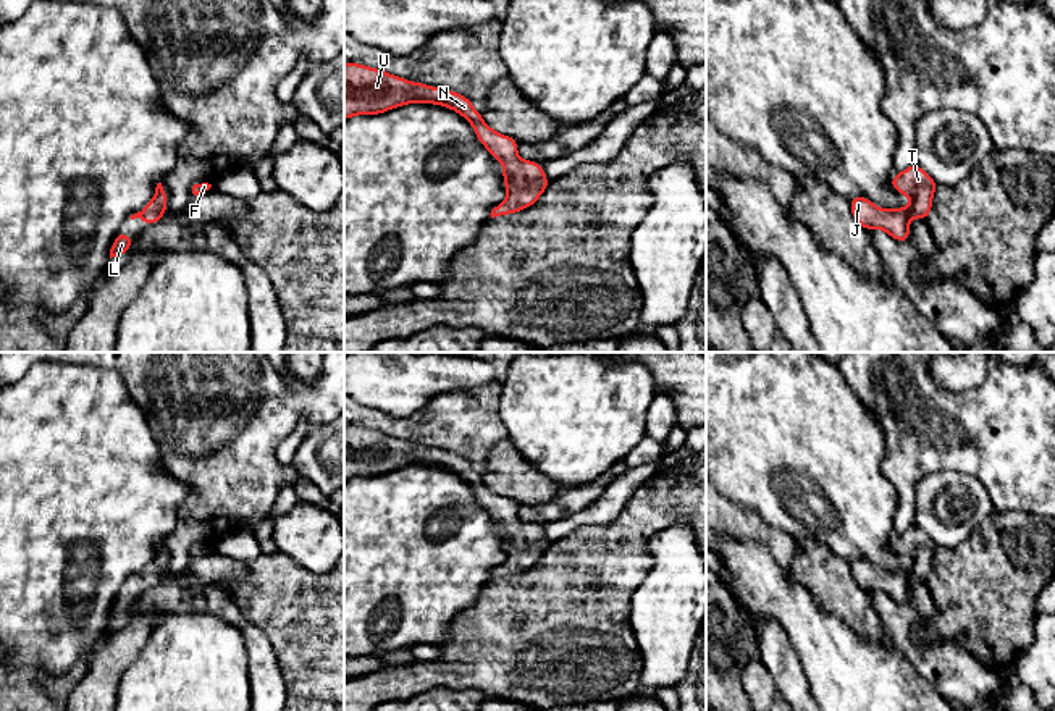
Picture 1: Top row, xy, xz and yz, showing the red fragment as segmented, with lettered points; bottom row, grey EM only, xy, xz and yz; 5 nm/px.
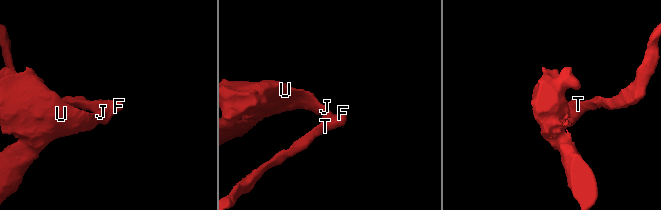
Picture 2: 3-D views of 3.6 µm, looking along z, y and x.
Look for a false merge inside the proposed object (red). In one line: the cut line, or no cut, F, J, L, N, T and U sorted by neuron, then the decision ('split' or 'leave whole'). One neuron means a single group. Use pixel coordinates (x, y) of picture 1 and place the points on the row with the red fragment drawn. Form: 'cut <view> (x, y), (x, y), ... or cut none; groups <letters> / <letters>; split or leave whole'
cut none; groups F J L N T U; leave whole

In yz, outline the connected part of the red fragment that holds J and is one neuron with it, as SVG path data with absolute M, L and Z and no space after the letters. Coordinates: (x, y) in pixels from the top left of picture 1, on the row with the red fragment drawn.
M916 163L893 175L890 184L893 191L911 199L910 207L889 210L876 207L868 197L856 196L850 199L851 215L866 231L877 226L898 242L908 242L910 220L914 217L926 221L939 184Z

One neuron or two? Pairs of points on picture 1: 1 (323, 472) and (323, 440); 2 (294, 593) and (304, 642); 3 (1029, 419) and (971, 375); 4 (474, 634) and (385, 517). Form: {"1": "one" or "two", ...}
{"1": "one", "2": "one", "3": "two", "4": "two"}

